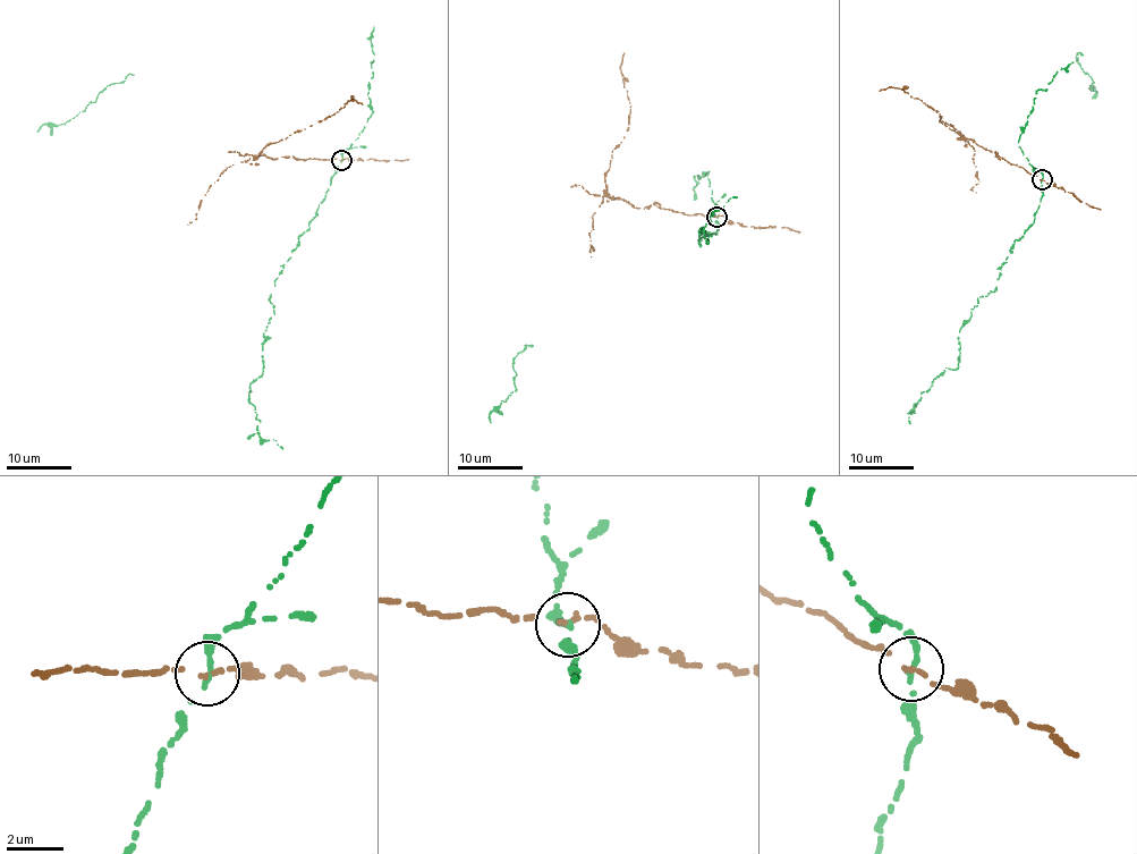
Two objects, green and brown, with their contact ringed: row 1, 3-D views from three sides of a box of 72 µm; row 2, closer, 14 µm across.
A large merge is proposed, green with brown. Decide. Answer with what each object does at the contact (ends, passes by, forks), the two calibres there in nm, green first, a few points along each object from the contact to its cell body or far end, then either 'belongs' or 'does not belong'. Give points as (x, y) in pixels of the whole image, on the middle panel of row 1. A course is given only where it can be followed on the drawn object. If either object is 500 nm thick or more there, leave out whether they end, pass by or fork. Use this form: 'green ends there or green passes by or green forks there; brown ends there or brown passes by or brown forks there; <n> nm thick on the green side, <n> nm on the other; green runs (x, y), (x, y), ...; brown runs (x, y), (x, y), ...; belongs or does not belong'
green ends there; brown passes by; 220 nm thick on the green side, 130 nm on the other; green runs (718, 218), (718, 234), (701, 246), (698, 229), (707, 243), (713, 211), (736, 196); brown runs (718, 218), (653, 204), (635, 208), (605, 192), (612, 151), (629, 121), (619, 67), (625, 52); does not belong

